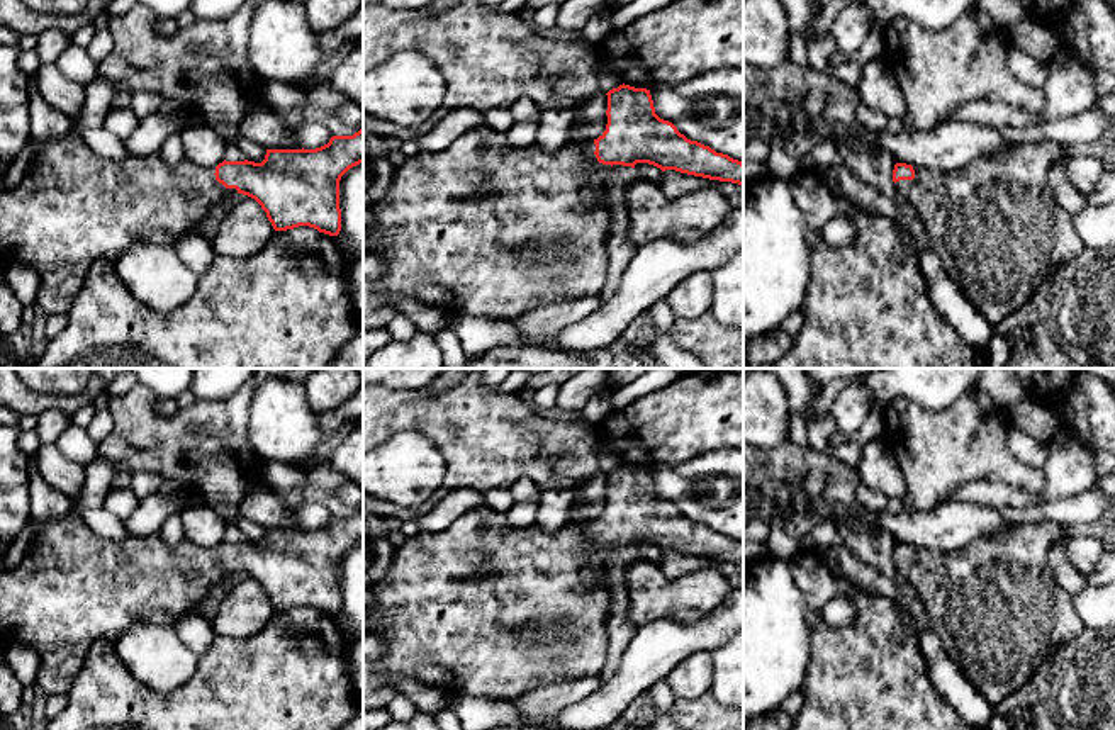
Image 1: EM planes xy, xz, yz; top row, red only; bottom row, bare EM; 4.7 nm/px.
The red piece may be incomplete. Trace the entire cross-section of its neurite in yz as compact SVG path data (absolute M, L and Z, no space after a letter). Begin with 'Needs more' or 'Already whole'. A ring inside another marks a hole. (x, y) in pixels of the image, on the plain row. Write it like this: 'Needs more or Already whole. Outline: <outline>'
Needs more. Outline: M1056 521L1006 525L952 553L894 545L898 576L922 598L950 660L993 708L1017 693L1047 655L1084 630L1073 598L1057 586L1049 565L1049 550L1062 531Z

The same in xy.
Needs more. Outline: M363 508L353 516L333 516L316 530L266 530L261 543L222 542L205 548L182 540L168 547L158 535L109 540L73 509L49 523L22 562L0 572L0 645L24 643L37 652L36 684L48 694L66 694L85 655L98 640L115 642L137 620L173 623L197 611L212 587L238 574L255 579L275 611L309 606L338 616L341 611L339 560L363 543Z

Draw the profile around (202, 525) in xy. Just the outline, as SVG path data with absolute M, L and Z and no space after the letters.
M209 504L185 506L180 513L185 538L193 545L212 548L224 542L226 519Z

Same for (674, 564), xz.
M675 550L662 552L660 569L667 577L681 577L696 570L709 569L713 560L681 553Z

